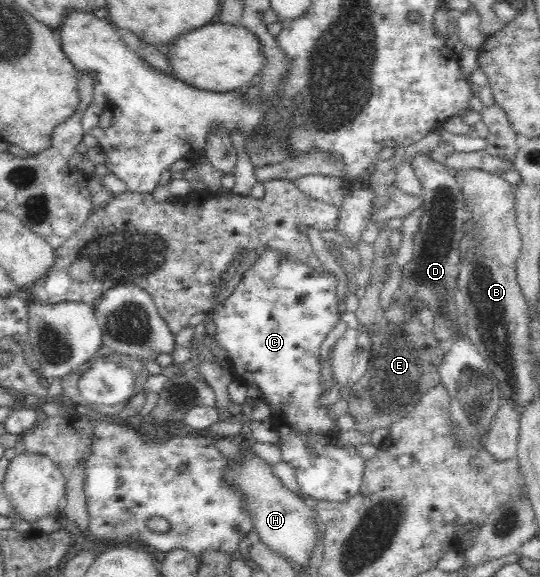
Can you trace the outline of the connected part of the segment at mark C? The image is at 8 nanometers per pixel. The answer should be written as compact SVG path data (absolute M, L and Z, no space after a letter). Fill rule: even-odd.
M267 249L259 252L259 257L253 262L253 265L242 275L242 278L237 284L236 288L232 291L232 294L226 298L222 303L218 304L215 309L215 314L211 320L215 325L214 335L211 336L212 342L214 342L221 350L227 352L228 369L227 371L232 374L233 379L240 381L243 384L255 384L262 392L262 398L267 402L272 411L272 417L269 419L270 426L276 432L278 436L278 442L276 443L281 450L281 456L283 462L290 464L293 467L296 481L300 486L300 492L307 494L307 496L313 496L319 501L327 502L345 502L352 496L355 496L359 492L361 482L363 480L363 472L365 472L366 460L359 455L356 446L344 447L339 442L339 427L338 420L335 416L332 416L329 406L323 405L319 400L325 396L325 387L321 385L321 344L325 342L327 334L333 330L337 320L340 319L337 315L337 297L335 296L335 290L339 287L339 280L337 276L330 270L316 270L307 263L303 263L299 260L299 257L291 255L287 252L276 251L275 249Z

